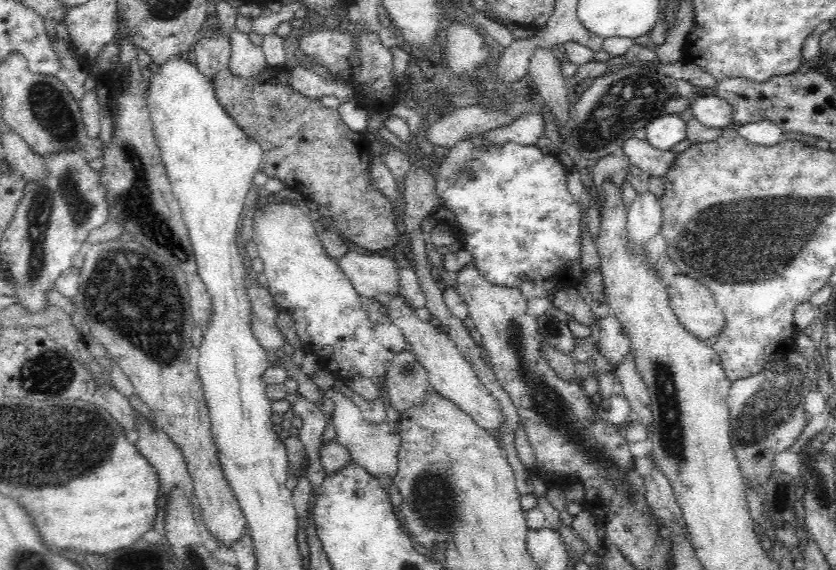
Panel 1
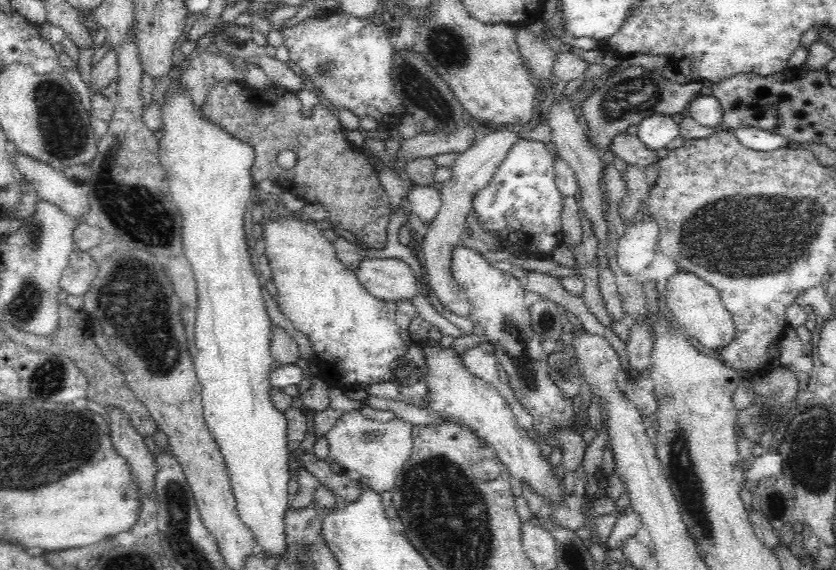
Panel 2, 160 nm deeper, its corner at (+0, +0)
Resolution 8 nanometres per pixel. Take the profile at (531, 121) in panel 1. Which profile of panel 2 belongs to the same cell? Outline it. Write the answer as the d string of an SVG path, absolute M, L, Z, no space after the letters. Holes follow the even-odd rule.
M510 128L491 131L483 138L476 138L473 145L467 148L450 168L452 178L443 183L441 188L441 208L433 218L431 225L423 236L421 256L427 268L428 284L442 307L452 315L470 317L471 304L462 287L455 281L450 268L450 254L456 244L461 244L460 234L467 230L466 216L472 208L475 194L489 185L497 173L497 168L506 158L510 147L518 140L518 133Z

